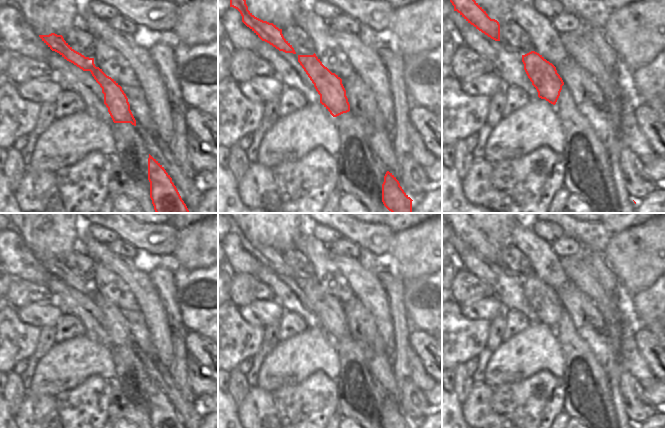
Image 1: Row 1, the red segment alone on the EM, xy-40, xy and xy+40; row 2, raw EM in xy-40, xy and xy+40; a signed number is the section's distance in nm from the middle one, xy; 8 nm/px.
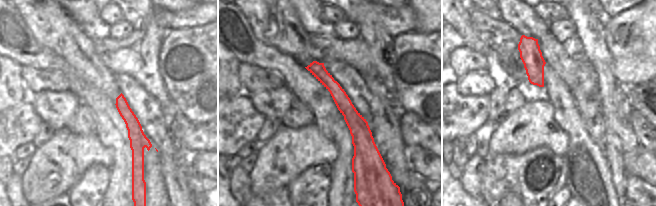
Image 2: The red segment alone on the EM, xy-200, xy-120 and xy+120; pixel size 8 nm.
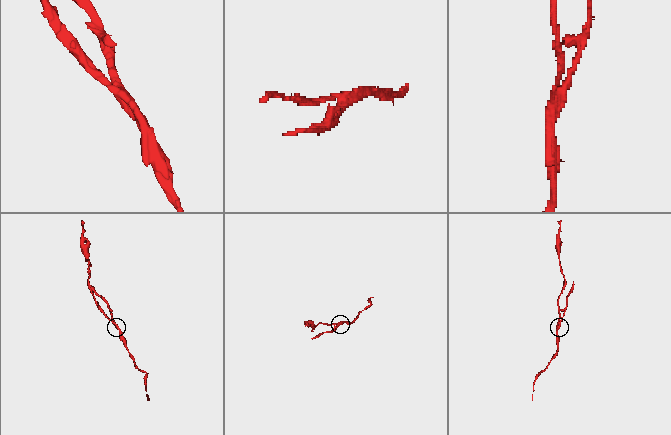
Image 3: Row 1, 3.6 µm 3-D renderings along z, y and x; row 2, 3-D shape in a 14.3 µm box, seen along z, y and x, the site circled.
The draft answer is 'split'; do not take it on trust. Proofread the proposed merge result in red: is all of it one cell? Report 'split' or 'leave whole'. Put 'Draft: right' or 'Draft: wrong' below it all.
split
Draft: right

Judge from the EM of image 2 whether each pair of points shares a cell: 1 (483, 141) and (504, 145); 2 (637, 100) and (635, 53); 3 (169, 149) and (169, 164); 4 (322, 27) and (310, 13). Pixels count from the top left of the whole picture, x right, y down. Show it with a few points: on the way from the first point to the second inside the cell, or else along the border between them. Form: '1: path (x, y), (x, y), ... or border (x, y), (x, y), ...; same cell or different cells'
1: border (496, 123), (488, 144), (488, 153); different cells
2: border (645, 81), (633, 86); different cells
3: path (169, 153), (169, 160); same cell
4: path (319, 24), (311, 16); same cell

